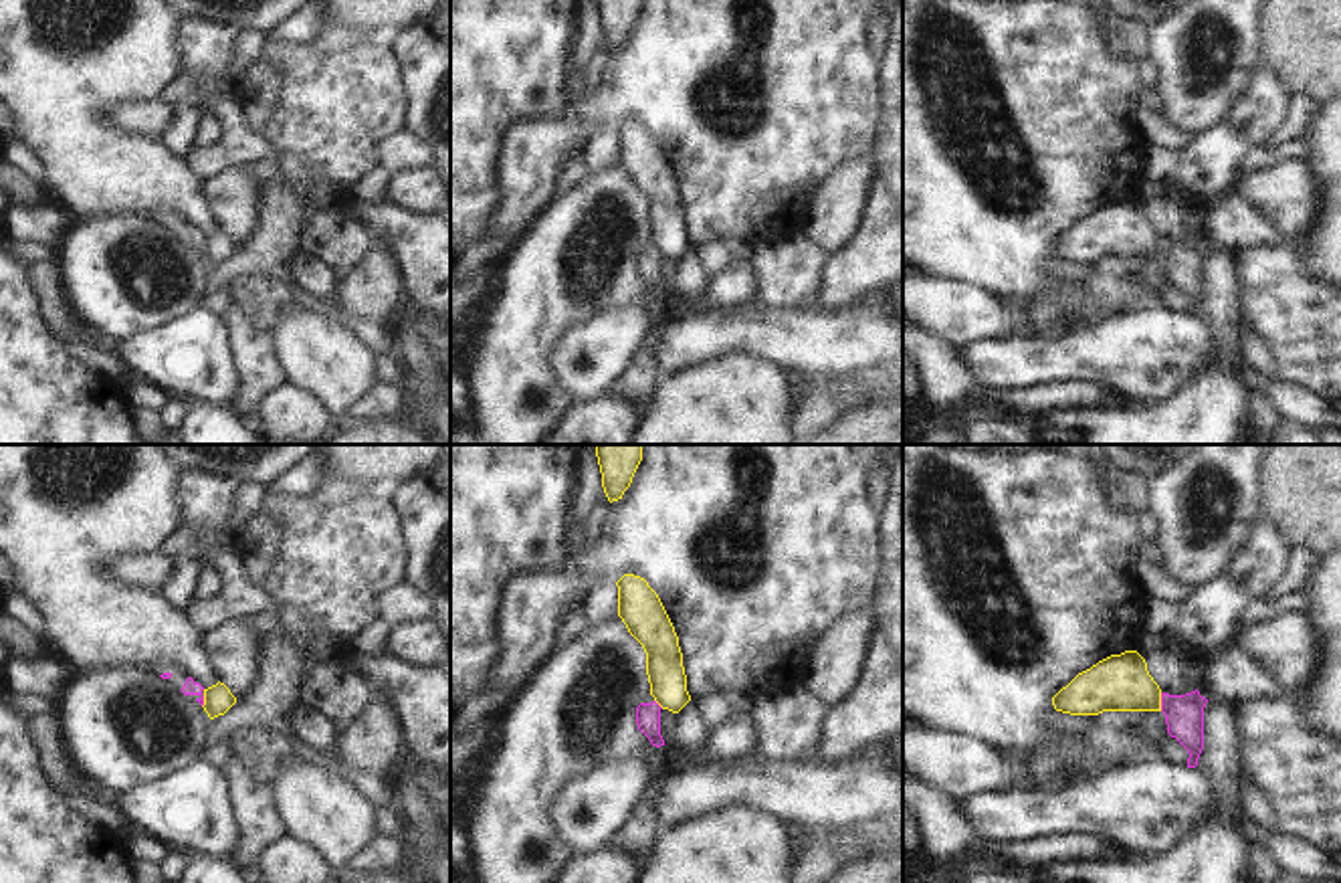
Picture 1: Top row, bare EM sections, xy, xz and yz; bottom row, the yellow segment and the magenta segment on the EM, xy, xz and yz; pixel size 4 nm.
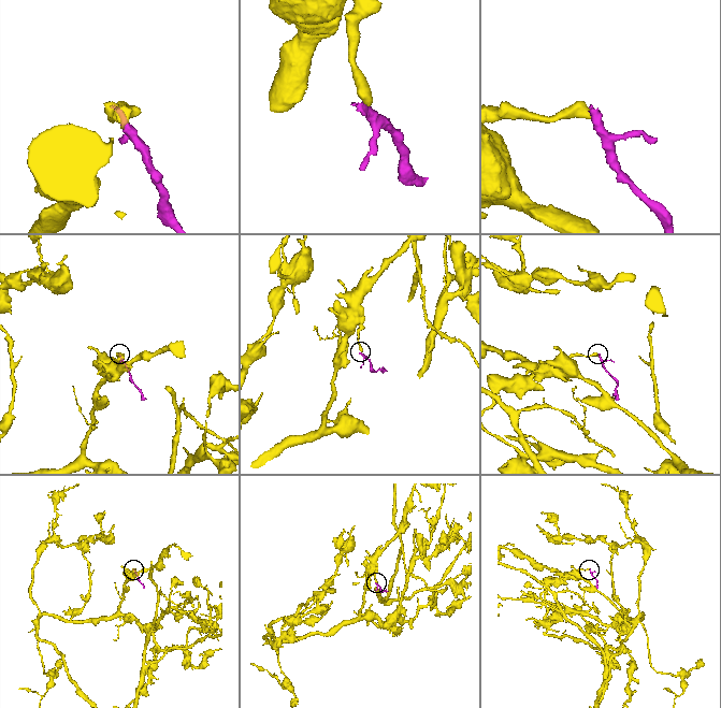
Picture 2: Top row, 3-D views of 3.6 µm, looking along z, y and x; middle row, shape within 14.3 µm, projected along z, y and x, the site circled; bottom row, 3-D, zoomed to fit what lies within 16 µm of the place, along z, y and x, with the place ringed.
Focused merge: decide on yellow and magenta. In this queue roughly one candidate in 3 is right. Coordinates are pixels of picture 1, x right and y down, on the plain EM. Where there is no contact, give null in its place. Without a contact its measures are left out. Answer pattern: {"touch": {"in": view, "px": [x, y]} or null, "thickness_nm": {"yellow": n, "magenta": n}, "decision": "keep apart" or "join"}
{"touch": {"in": "yz", "px": [1160, 249]}, "thickness_nm": {"yellow": 220, "magenta": 160}, "decision": "keep apart"}

